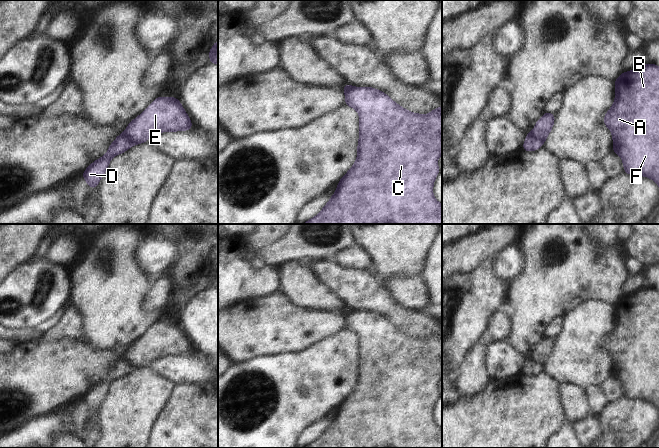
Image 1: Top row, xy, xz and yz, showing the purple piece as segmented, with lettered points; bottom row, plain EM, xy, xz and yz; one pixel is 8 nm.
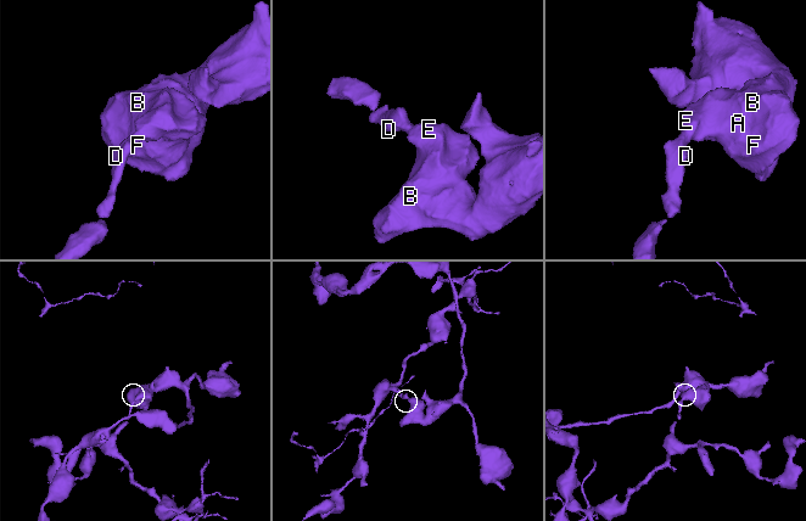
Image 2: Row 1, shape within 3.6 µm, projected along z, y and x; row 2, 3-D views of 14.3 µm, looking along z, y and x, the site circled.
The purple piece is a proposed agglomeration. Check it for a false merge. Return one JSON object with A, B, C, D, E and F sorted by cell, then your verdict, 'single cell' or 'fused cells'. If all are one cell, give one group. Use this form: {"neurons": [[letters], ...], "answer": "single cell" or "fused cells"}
{"neurons": [["A", "B", "C", "E", "F"], ["D"]], "answer": "fused cells"}

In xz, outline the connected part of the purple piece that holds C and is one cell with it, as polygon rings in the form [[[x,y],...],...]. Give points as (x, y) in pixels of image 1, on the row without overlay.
[[[353,311],[345,317],[345,329],[359,336],[357,384],[337,406],[336,415],[320,437],[302,448],[442,448],[442,429],[433,420],[433,408],[440,397],[437,384],[442,379],[442,330],[432,334],[428,339],[412,337],[395,327],[386,317],[372,311]]]

